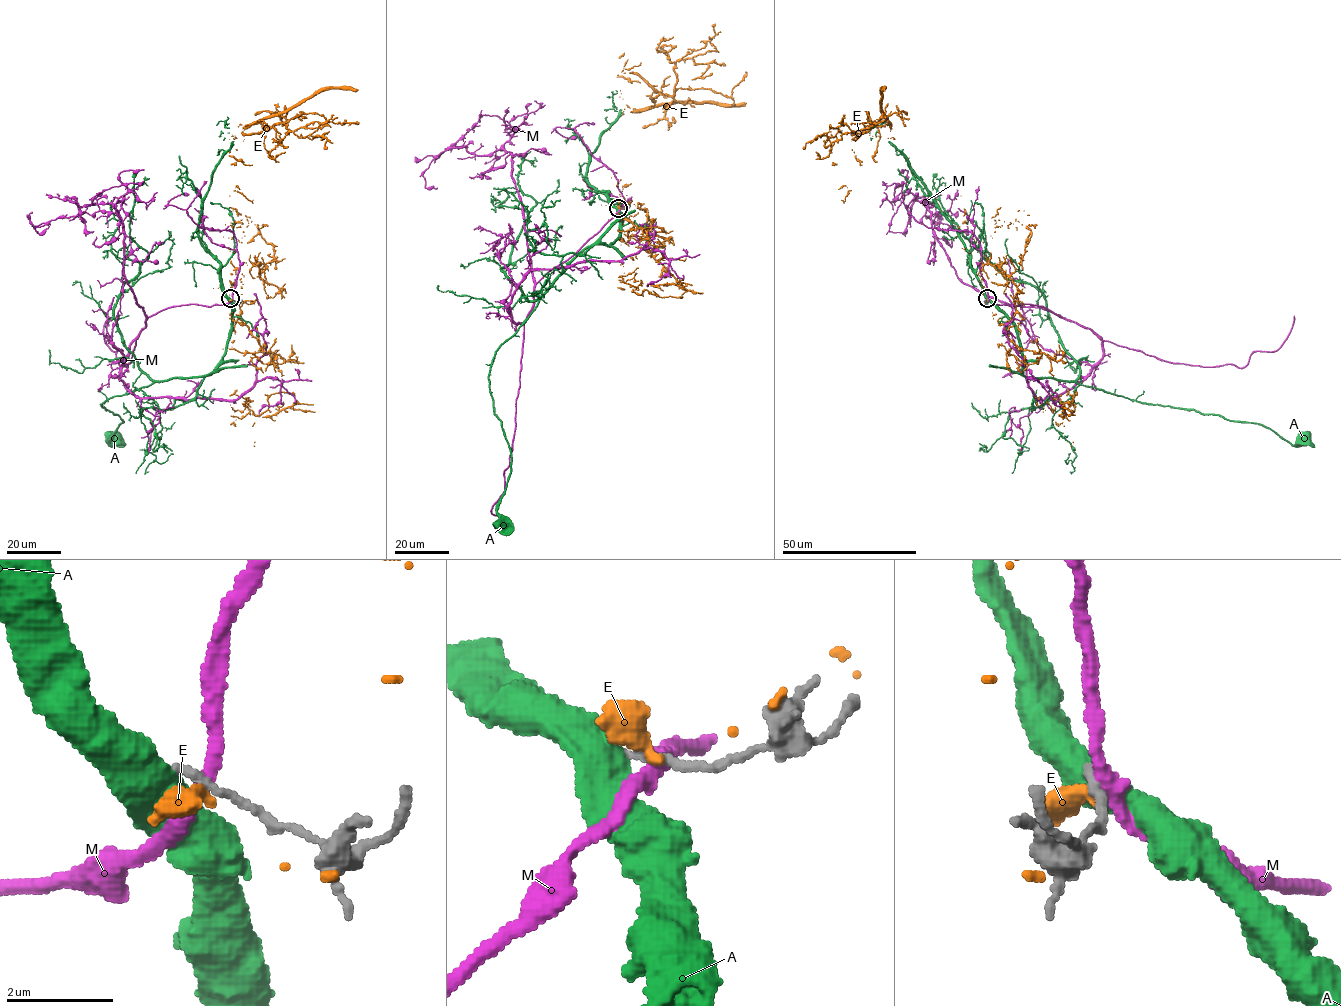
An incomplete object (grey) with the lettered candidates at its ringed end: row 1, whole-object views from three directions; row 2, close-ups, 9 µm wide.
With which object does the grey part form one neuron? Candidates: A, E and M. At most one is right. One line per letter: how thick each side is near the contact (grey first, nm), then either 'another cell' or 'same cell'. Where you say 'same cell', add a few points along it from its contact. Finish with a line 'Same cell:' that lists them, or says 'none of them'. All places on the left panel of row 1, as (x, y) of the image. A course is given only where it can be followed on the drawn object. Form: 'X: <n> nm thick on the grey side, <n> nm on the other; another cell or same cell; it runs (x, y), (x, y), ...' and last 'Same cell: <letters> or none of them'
A: 160 nm thick on the grey side, 550 nm on the other; another cell
E: 200 nm thick on the grey side, 360 nm on the other; another cell
M: 200 nm thick on the grey side, 280 nm on the other; another cell
Same cell: none of them

